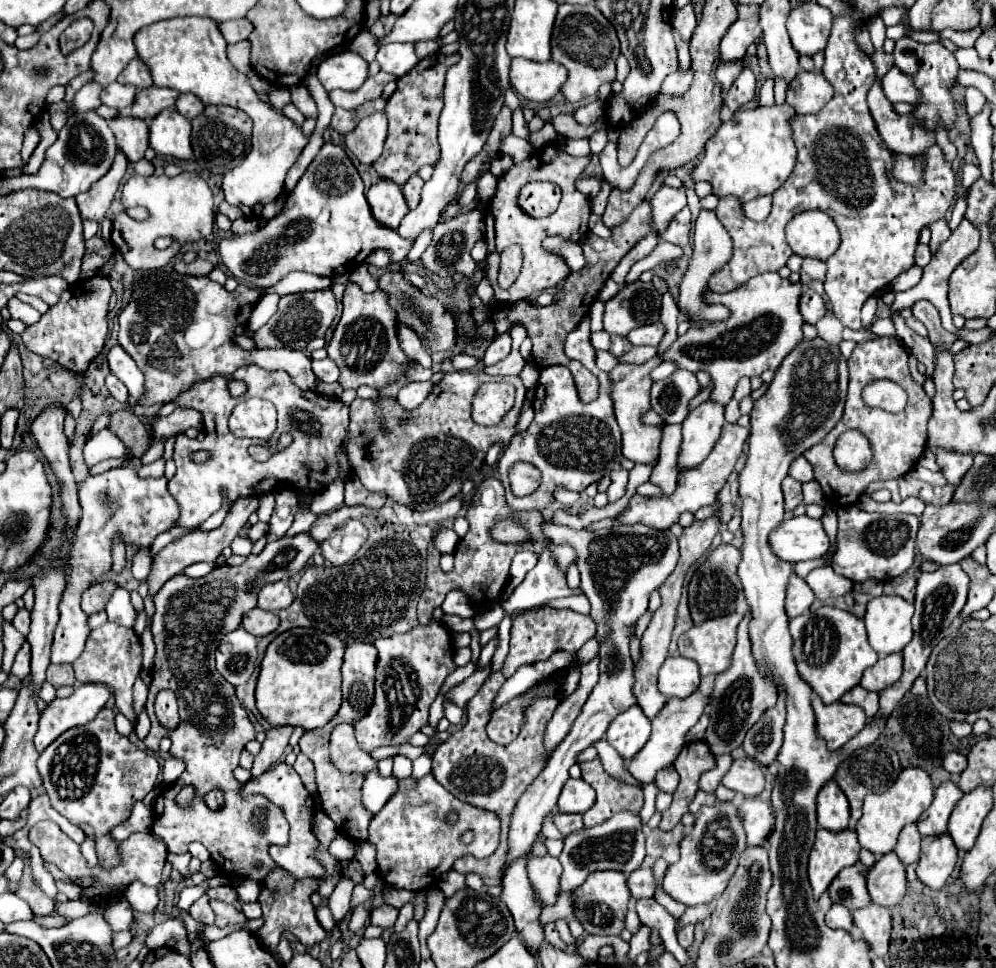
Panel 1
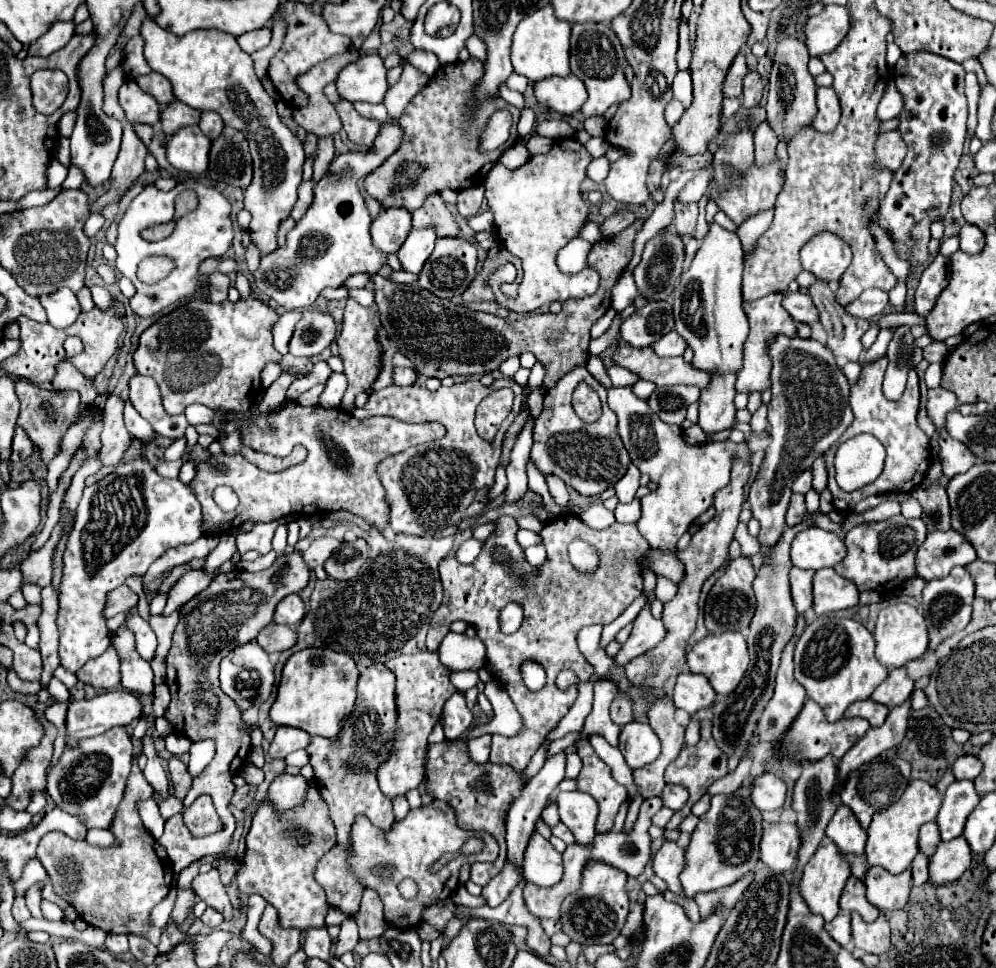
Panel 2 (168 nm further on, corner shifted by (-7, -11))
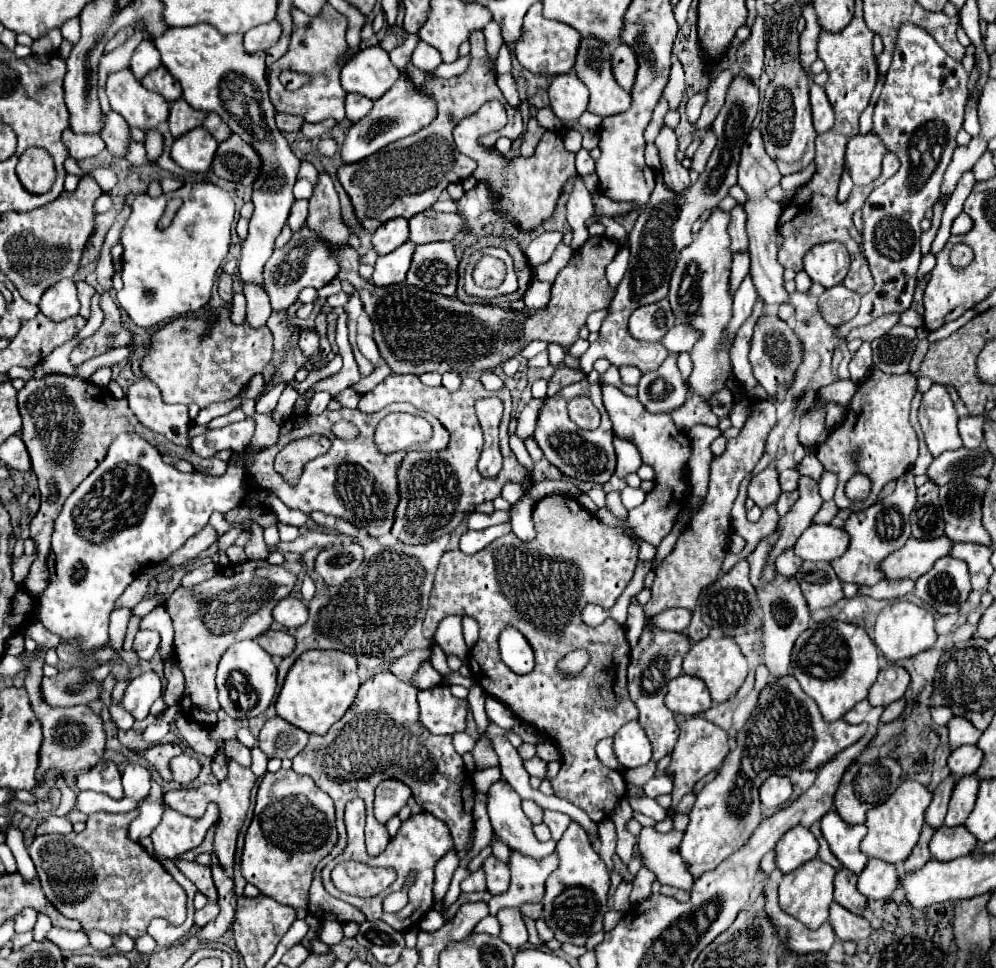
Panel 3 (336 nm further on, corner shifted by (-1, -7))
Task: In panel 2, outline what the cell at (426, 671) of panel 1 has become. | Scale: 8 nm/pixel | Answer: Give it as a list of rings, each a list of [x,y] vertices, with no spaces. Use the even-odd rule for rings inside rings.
[[[420,651],[414,655],[400,655],[386,663],[386,667],[396,675],[396,699],[398,699],[398,731],[396,745],[390,759],[378,769],[380,791],[388,797],[404,797],[410,789],[416,789],[424,779],[426,745],[436,717],[442,713],[446,699],[456,691],[450,683],[450,669],[438,659],[438,651]]]

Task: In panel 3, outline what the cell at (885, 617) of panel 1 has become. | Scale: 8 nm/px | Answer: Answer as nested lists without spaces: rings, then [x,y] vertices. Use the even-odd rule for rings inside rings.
[[[894,601],[892,605],[886,605],[876,619],[874,643],[890,663],[914,657],[914,655],[930,649],[936,643],[934,617],[928,609],[918,607],[910,601]]]

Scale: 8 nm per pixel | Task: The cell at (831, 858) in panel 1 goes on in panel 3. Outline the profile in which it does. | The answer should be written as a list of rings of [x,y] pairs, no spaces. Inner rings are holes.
[[[818,857],[802,863],[798,869],[792,873],[786,873],[782,877],[782,883],[778,887],[778,897],[780,897],[780,909],[798,921],[802,921],[810,929],[818,929],[826,919],[828,919],[828,909],[832,905],[832,881],[834,881],[836,871],[828,865],[822,863]]]

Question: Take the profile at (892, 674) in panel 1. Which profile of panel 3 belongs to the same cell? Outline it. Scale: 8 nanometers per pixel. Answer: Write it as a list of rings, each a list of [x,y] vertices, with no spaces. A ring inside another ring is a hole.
[[[888,665],[888,667],[880,669],[876,683],[870,687],[868,701],[872,705],[886,707],[892,701],[904,697],[908,685],[910,685],[908,671],[904,667],[898,667],[898,665]]]

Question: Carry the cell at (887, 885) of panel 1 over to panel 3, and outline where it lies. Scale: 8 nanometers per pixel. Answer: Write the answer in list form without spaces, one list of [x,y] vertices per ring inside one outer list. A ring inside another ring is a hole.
[[[870,859],[864,873],[858,875],[858,891],[868,899],[890,897],[898,887],[898,871],[894,865],[878,859]]]

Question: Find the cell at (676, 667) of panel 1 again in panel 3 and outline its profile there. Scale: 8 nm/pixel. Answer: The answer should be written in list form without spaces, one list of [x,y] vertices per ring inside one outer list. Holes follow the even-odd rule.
[[[682,673],[674,681],[670,681],[668,693],[666,693],[666,707],[670,707],[672,713],[698,715],[710,709],[710,705],[712,705],[712,699],[702,679]]]

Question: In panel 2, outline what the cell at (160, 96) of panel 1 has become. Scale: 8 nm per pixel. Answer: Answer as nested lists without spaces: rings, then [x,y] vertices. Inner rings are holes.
[[[172,101],[164,111],[162,111],[162,129],[170,137],[174,135],[180,127],[188,125],[198,125],[200,121],[200,111],[184,105],[182,101]]]

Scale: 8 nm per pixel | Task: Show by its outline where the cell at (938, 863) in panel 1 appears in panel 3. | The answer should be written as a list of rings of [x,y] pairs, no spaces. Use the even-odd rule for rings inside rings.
[[[940,827],[930,839],[930,853],[936,861],[954,861],[958,857],[970,855],[976,847],[976,839],[970,831],[960,827]]]

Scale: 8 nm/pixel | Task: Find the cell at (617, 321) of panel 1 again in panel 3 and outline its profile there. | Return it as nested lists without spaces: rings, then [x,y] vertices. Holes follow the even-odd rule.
[[[668,299],[638,307],[628,321],[630,335],[638,341],[660,341],[674,325]]]

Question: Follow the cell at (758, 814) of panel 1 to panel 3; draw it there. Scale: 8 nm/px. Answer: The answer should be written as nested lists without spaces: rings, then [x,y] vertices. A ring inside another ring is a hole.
[[[798,825],[778,839],[774,851],[776,851],[776,867],[782,873],[790,873],[804,861],[810,861],[818,855],[818,841],[814,839],[810,829]]]

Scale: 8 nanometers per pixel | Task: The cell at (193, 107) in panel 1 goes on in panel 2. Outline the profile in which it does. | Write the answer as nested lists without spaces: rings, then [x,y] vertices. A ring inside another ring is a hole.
[[[204,111],[204,113],[202,113],[202,119],[200,119],[200,129],[202,129],[202,133],[204,133],[206,137],[216,139],[216,137],[220,137],[220,133],[222,133],[222,129],[224,129],[224,121],[222,121],[222,117],[220,117],[218,113],[214,113],[214,111]]]

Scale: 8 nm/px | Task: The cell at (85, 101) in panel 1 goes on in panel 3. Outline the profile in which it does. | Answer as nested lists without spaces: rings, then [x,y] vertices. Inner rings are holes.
[[[134,29],[134,35],[120,47],[116,47],[114,51],[110,51],[108,55],[102,55],[100,59],[100,71],[98,71],[98,97],[100,97],[100,107],[104,113],[110,111],[110,105],[108,105],[108,97],[106,97],[106,77],[114,71],[120,71],[120,69],[126,69],[128,67],[128,61],[130,61],[130,55],[134,53],[134,49],[138,47],[138,43],[144,39],[146,35],[142,33],[142,29]]]

